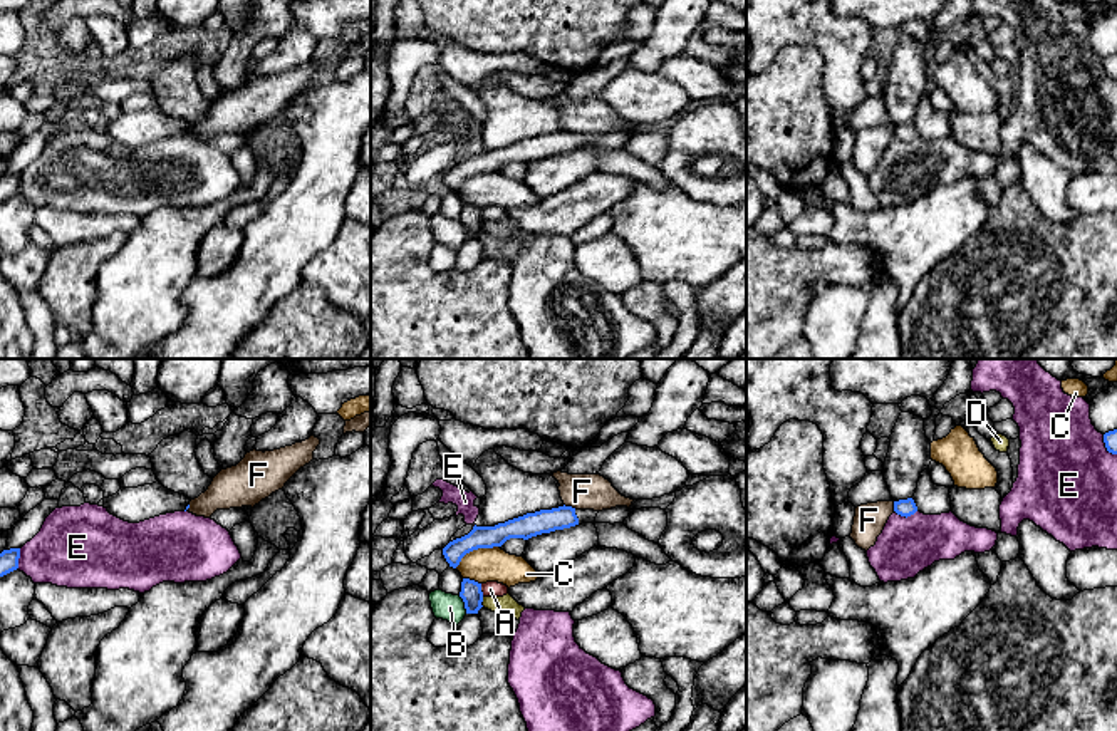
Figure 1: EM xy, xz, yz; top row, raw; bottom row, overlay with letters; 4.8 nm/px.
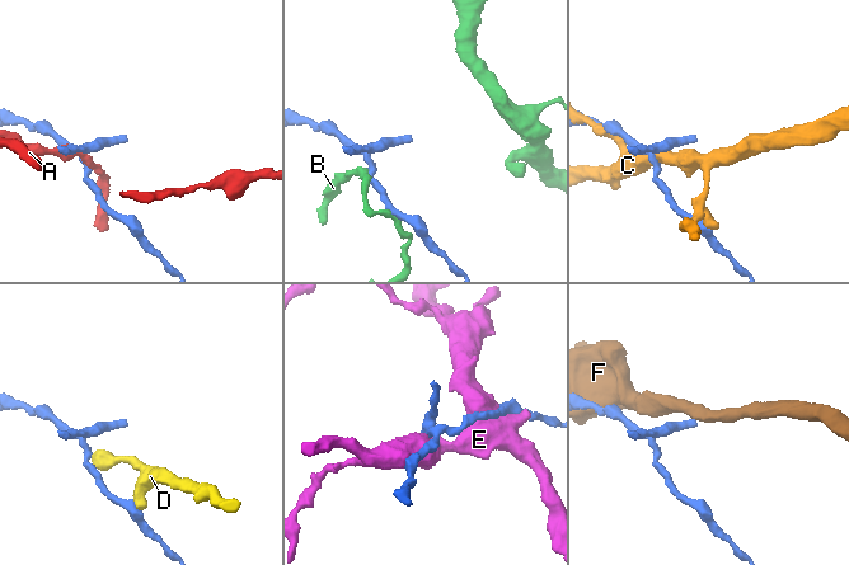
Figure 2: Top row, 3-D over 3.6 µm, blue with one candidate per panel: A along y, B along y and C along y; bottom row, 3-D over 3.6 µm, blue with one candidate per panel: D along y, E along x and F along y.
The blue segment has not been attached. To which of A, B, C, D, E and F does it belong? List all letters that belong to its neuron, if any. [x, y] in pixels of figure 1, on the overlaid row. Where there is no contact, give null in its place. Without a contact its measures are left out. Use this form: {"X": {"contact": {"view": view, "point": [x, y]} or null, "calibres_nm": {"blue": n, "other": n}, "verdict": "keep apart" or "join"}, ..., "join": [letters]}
{"A": {"contact": {"view": "xz", "point": [480, 591]}, "calibres_nm": {"blue": 100, "other": 80}, "verdict": "keep apart"}, "B": {"contact": {"view": "xz", "point": [465, 604]}, "calibres_nm": {"blue": 100, "other": 130}, "verdict": "keep apart"}, "C": {"contact": {"view": "xz", "point": [475, 549]}, "calibres_nm": {"blue": 110, "other": 160}, "verdict": "keep apart"}, "D": {"contact": {"view": "xz", "point": [482, 599]}, "calibres_nm": {"blue": 100, "other": 100}, "verdict": "keep apart"}, "E": {"contact": {"view": "yz", "point": [906, 517]}, "calibres_nm": {"blue": 80, "other": 280}, "verdict": "keep apart"}, "F": {"contact": {"view": "xz", "point": [571, 507]}, "calibres_nm": {"blue": 120, "other": 180}, "verdict": "keep apart"}, "join": []}

